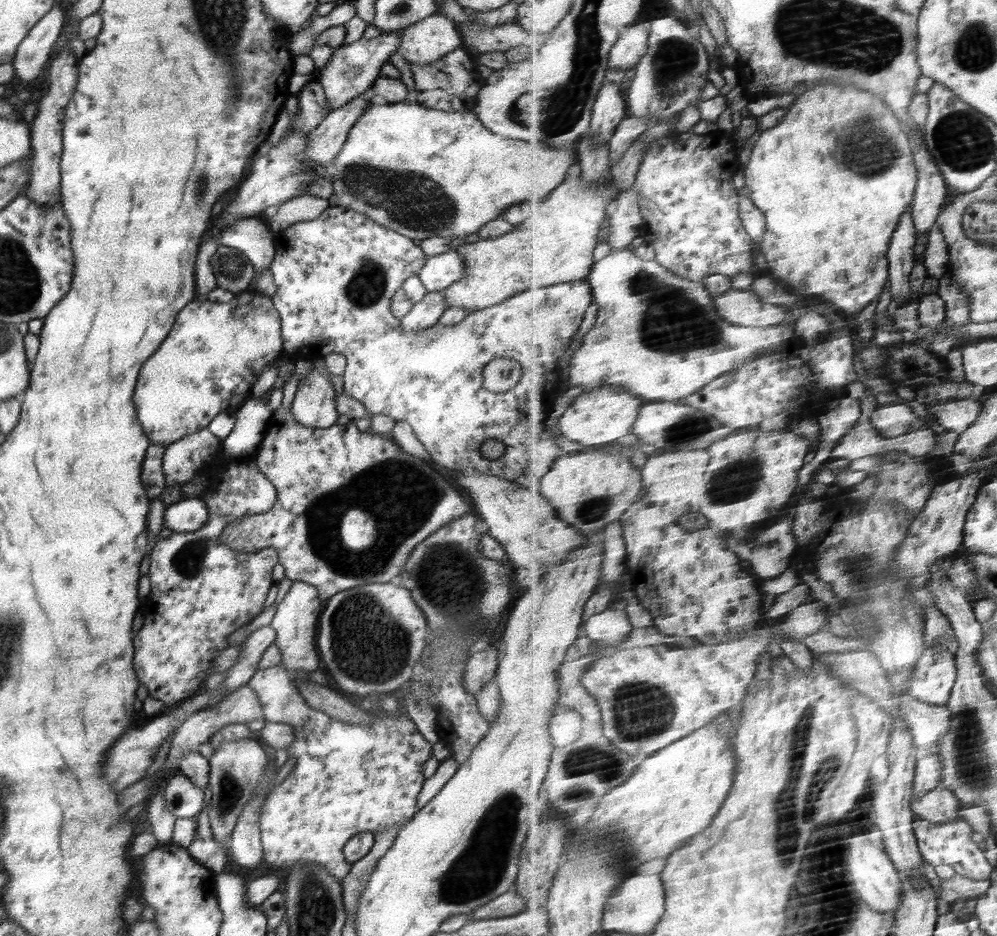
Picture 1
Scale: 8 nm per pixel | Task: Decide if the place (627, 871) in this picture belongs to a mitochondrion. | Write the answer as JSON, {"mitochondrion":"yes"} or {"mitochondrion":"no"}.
{"mitochondrion":"no"}

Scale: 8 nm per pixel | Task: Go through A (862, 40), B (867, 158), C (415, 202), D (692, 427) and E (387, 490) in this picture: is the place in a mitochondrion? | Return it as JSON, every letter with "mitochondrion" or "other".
{"A":"mitochondrion","B":"mitochondrion","C":"mitochondrion","D":"mitochondrion","E":"mitochondrion"}

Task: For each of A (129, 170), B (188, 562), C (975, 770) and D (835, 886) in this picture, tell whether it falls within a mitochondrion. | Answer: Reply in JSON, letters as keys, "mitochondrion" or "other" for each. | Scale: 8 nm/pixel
{"A":"other","B":"mitochondrion","C":"mitochondrion","D":"other"}

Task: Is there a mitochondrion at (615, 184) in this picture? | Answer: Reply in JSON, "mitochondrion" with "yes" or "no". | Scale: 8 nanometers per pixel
{"mitochondrion":"no"}

